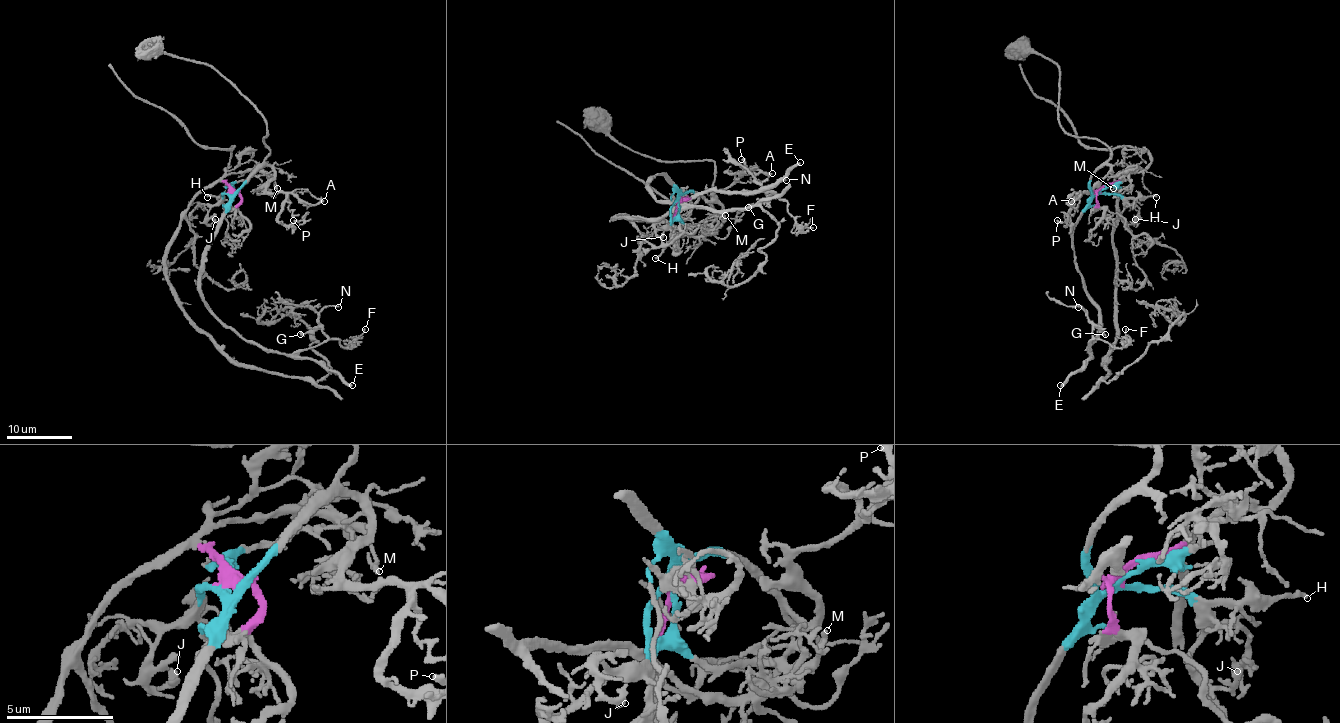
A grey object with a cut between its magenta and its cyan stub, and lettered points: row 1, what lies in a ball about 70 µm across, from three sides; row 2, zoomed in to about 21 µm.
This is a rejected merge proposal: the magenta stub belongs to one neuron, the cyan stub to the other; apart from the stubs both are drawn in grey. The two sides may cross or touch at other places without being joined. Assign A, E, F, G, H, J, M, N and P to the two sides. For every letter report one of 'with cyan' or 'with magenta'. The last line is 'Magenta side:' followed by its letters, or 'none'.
A: with cyan
E: with cyan
F: with cyan
G: with cyan
H: with cyan
J: with cyan
M: with cyan
N: with cyan
P: with cyan
Magenta side: none

